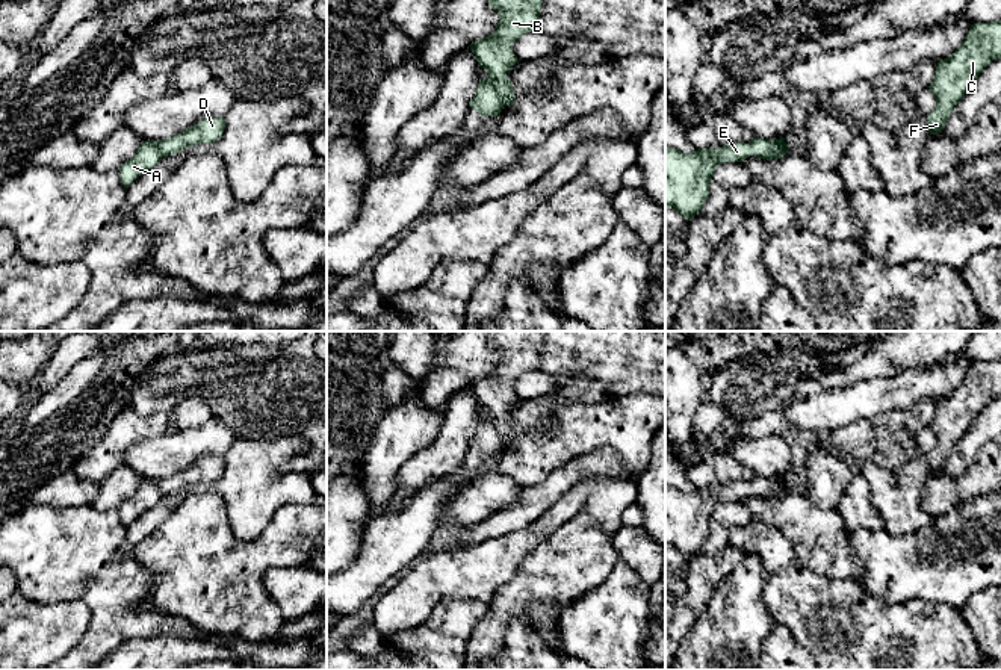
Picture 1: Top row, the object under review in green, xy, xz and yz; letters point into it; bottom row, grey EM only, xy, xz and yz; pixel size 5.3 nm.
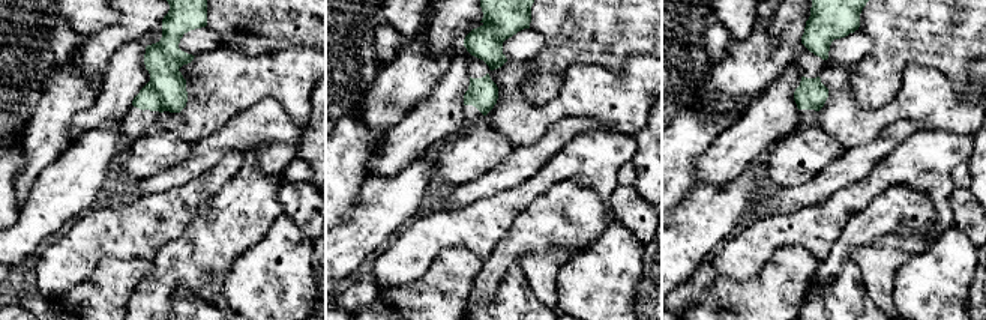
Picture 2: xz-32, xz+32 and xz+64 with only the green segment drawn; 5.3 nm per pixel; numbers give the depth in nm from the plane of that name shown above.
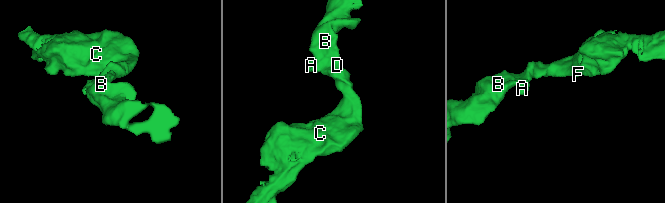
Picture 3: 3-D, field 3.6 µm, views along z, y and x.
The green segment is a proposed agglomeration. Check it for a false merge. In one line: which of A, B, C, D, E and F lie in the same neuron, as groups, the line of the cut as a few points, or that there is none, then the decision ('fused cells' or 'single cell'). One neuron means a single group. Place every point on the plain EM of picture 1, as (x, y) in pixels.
A / B C D E F; cut in xz along (489, 415), (504, 443); fused cells

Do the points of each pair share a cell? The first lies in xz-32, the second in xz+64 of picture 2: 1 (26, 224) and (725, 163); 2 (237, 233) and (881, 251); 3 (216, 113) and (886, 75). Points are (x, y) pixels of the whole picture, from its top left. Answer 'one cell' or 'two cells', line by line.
1: two cells
2: two cells
3: two cells

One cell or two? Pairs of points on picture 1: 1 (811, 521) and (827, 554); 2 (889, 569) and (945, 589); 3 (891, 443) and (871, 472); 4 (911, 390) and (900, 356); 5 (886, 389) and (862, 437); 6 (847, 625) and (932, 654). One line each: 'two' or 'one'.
1: one
2: one
3: two
4: two
5: two
6: one

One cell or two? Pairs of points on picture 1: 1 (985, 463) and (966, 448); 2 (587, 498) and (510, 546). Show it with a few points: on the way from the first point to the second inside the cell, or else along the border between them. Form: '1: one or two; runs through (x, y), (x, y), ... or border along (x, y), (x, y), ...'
1: two; border along (985, 445), (965, 471), (957, 475), (945, 474)
2: one; runs through (567, 508), (529, 537)

